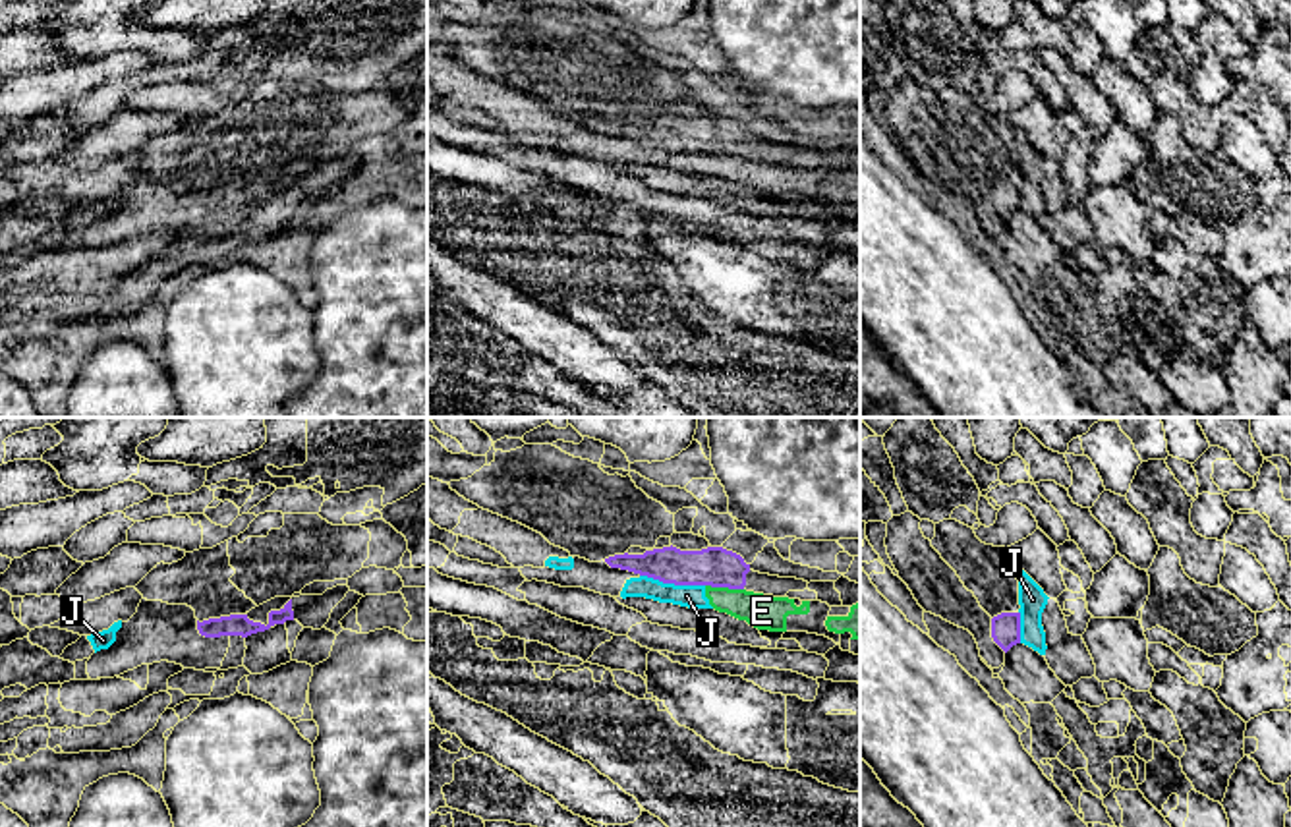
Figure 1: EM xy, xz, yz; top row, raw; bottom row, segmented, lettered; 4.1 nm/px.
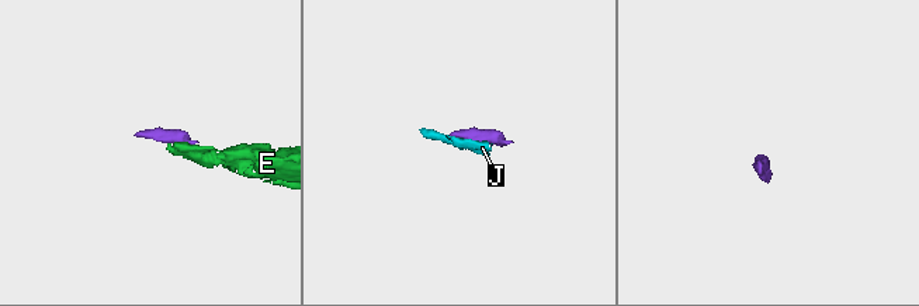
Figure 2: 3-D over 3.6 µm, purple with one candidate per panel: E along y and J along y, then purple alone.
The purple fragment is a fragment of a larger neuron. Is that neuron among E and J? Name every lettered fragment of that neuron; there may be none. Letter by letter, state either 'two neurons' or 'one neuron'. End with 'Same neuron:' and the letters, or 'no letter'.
E: two neurons
J: two neurons
Same neuron: no letter

